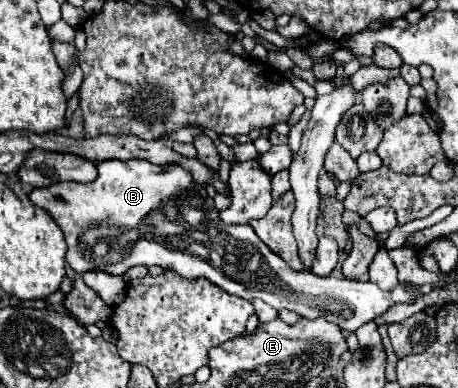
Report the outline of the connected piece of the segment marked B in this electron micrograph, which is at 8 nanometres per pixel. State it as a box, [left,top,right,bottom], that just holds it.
[29,160,433,332]

